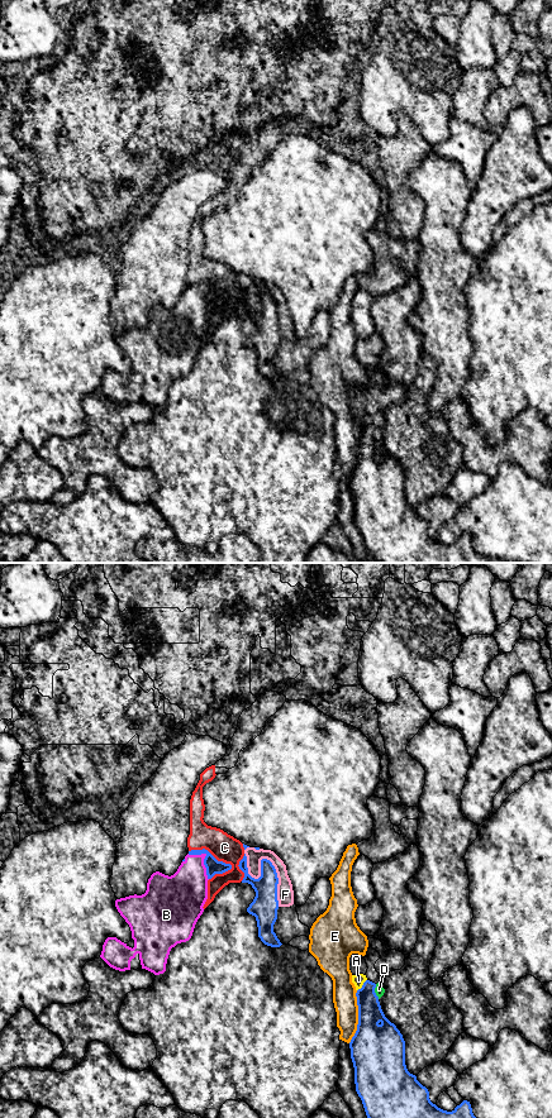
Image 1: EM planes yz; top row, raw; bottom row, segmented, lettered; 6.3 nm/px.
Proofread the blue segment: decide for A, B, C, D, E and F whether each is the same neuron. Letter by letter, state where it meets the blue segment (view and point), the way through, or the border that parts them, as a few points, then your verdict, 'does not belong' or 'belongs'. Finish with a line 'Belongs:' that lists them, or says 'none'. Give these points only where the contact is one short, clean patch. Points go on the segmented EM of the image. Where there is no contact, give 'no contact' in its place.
A: contact yz (362, 985); border yz (366, 979), (357, 990); does not belong
B: contact yz (204, 859); belongs
C: contact yz (210, 854); border yz (189, 850), (206, 849), (218, 860), (228, 863), (232, 868); does not belong
D: contact yz (374, 992); border yz (375, 984), (375, 994), (379, 998); does not belong
E: contact yz (358, 1017); does not belong
F: contact yz (265, 859); does not belong
Belongs: B

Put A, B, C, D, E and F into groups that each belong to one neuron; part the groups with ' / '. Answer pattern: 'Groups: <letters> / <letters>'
Groups: A D / B / C / E / F

